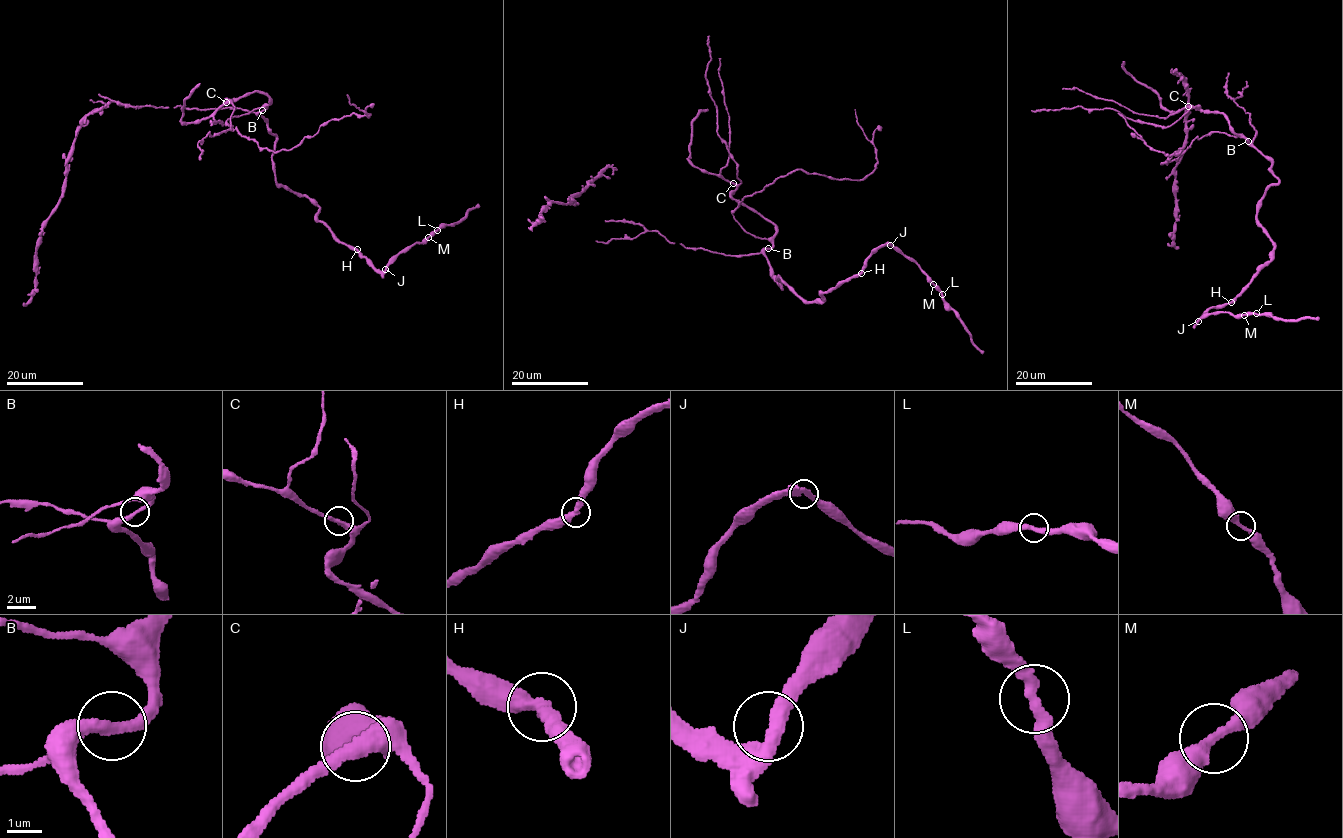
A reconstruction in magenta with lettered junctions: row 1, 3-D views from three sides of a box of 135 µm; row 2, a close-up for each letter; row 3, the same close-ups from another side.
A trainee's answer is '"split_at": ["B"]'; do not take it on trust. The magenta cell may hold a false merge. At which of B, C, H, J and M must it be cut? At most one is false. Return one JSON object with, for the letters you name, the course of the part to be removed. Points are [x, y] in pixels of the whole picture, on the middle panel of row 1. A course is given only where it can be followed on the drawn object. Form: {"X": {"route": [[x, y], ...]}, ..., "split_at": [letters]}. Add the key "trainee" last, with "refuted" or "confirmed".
{"split_at": [], "trainee": "refuted"}

